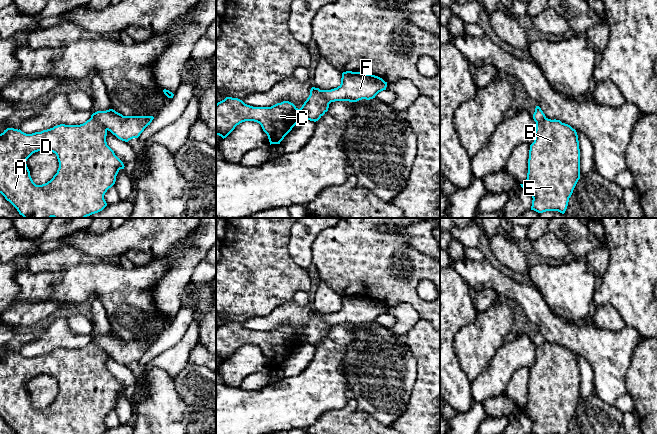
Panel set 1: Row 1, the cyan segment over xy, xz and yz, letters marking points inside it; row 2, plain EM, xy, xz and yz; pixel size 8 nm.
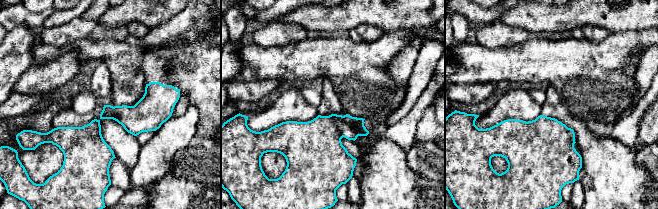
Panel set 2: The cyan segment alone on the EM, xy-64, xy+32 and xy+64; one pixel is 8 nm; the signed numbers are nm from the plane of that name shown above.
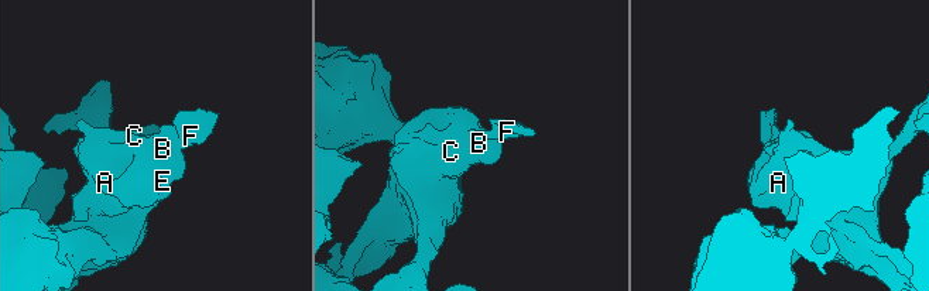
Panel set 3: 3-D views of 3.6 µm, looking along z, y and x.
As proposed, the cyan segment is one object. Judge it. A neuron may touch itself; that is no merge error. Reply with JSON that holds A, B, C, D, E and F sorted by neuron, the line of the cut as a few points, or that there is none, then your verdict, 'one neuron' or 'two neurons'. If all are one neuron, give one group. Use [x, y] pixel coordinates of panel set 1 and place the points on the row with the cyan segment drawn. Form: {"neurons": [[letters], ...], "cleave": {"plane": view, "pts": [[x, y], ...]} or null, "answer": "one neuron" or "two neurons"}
{"neurons": [["A", "B", "C", "D", "E"], ["F"]], "cleave": {"plane": "xy", "pts": [[91, 116], [107, 129]]}, "answer": "two neurons"}

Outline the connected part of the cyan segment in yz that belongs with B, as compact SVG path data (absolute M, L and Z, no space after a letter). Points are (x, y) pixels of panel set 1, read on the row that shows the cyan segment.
M545 118L536 123L527 179L521 187L532 196L531 210L565 213L580 179L578 135L570 125Z

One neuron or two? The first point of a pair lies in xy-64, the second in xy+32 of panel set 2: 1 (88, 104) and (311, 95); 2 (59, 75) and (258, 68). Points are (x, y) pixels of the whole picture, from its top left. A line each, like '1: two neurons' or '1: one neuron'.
1: one neuron
2: two neurons

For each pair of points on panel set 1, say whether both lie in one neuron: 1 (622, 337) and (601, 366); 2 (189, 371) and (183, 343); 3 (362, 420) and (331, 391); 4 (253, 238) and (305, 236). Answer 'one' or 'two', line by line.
1: one
2: two
3: two
4: two

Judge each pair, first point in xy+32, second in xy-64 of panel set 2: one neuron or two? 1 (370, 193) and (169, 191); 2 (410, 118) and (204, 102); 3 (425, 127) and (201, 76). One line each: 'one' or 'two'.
1: one
2: two
3: one

